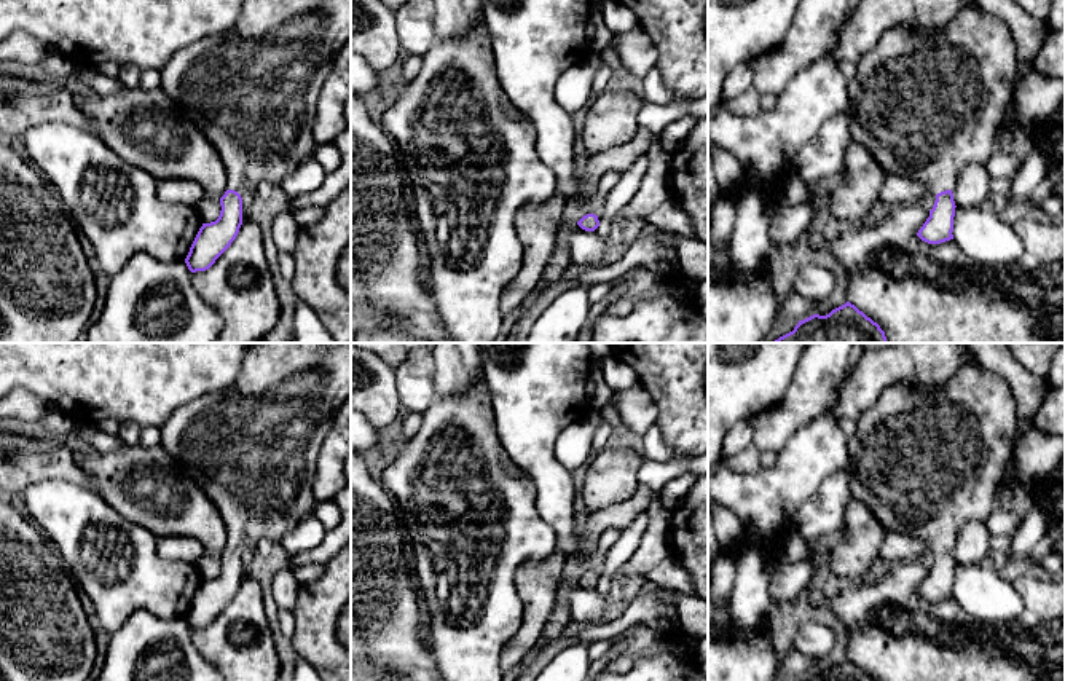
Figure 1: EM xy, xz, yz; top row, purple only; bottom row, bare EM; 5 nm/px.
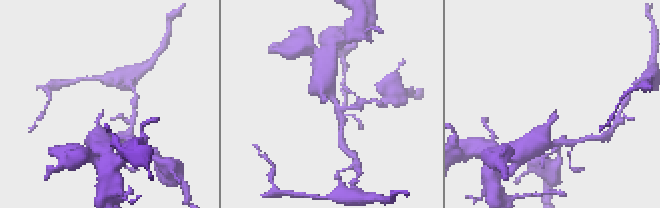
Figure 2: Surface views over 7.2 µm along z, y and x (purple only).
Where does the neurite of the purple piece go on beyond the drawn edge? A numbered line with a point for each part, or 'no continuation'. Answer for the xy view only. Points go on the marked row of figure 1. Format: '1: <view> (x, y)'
1: xy (252, 91)

